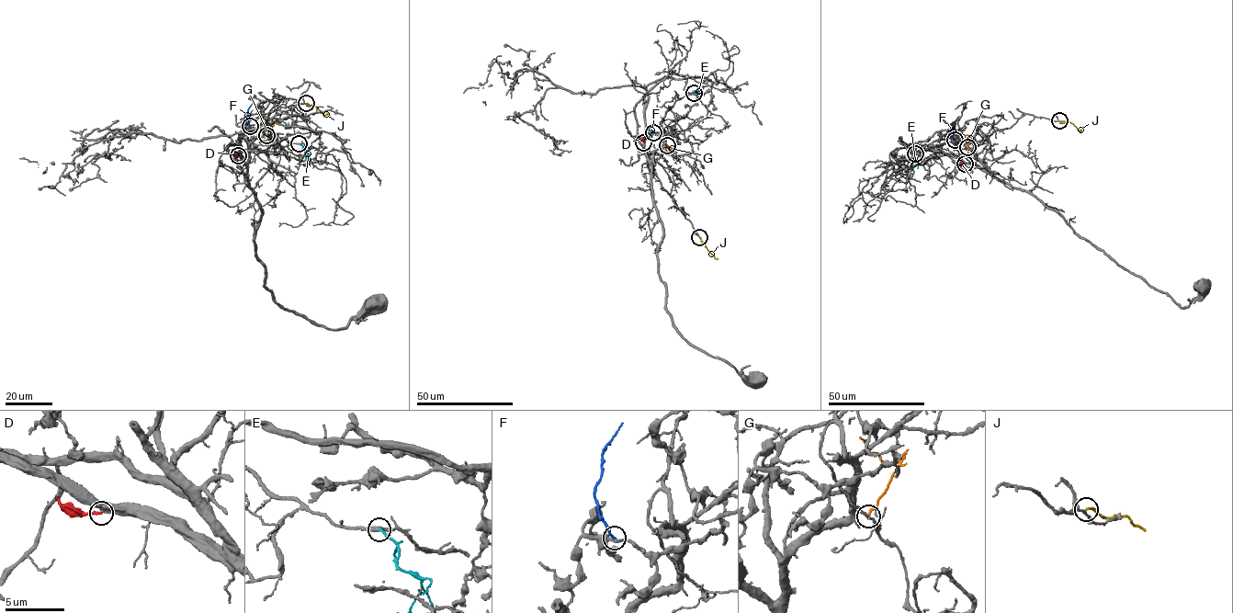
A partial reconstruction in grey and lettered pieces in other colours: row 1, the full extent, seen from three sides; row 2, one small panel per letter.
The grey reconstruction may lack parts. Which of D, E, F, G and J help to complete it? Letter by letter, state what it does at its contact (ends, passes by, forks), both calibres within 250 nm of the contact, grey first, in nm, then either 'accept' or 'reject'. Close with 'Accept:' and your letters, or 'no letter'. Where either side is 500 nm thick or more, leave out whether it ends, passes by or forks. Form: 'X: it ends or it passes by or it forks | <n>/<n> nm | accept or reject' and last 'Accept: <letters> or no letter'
D: 550/240 nm | reject
E: it ends | 340/190 nm | accept
F: it ends | 420/200 nm | reject
G: it ends | 200/200 nm | reject
J: it ends | 200/180 nm | reject
Accept: E

